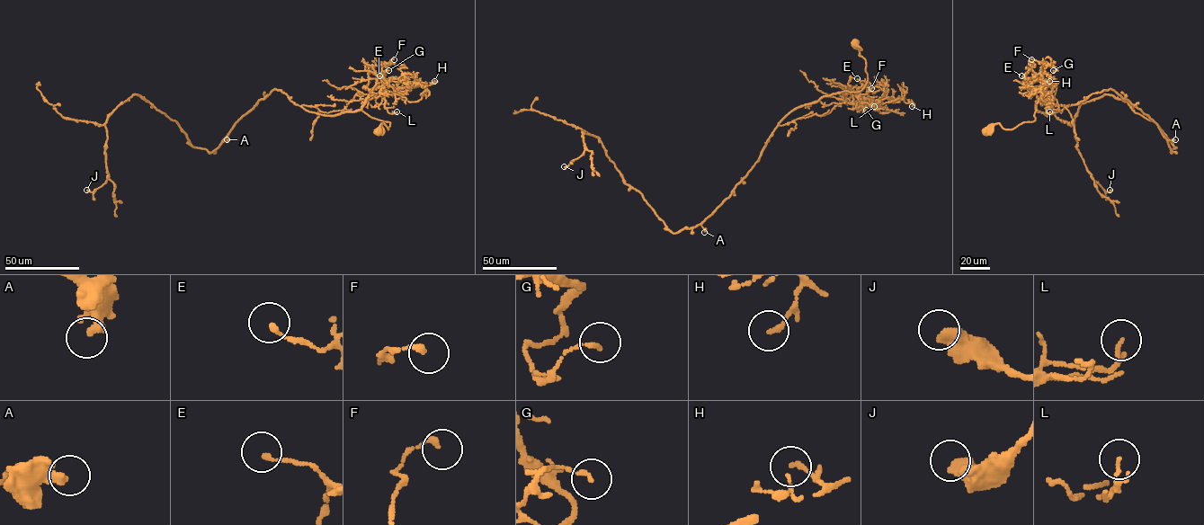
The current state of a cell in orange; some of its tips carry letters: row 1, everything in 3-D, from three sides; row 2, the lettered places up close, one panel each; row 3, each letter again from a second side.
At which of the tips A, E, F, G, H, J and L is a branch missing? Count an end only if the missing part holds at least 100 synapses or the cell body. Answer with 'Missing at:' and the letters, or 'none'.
Missing at: none

